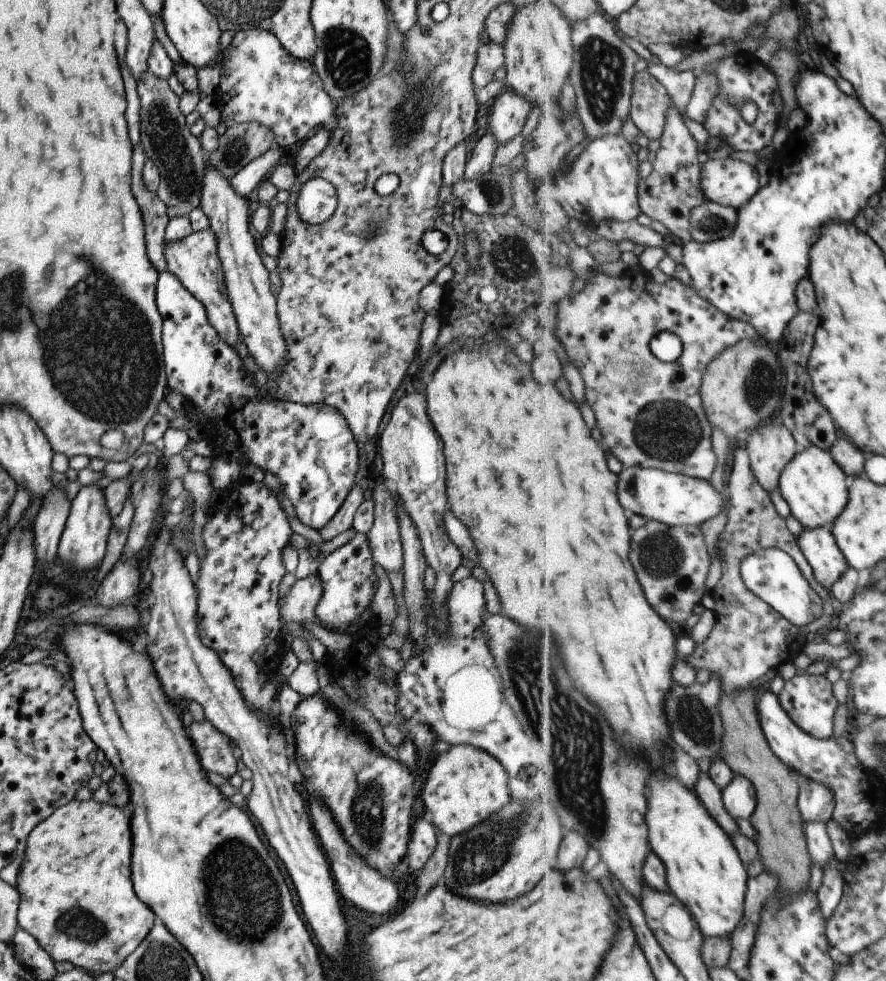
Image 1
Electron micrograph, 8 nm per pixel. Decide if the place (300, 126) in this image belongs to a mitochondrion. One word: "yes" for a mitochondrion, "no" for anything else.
no

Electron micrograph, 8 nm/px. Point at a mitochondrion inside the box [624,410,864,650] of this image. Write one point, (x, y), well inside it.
(659, 550)

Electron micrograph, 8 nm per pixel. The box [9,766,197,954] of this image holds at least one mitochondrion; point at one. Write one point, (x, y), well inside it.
(73, 925)

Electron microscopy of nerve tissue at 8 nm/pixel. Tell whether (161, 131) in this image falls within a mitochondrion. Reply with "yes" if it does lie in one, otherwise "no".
yes

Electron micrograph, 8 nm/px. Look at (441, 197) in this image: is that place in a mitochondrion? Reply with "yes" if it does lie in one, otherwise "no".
no

